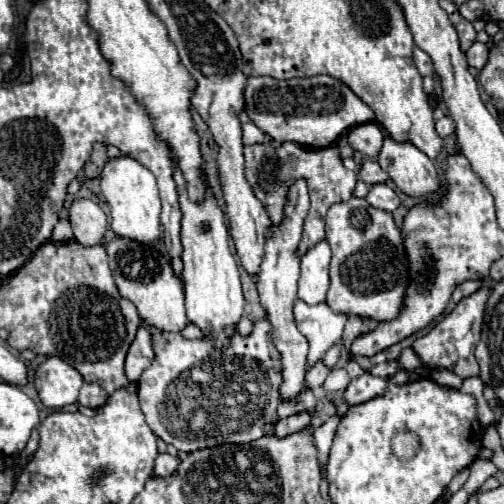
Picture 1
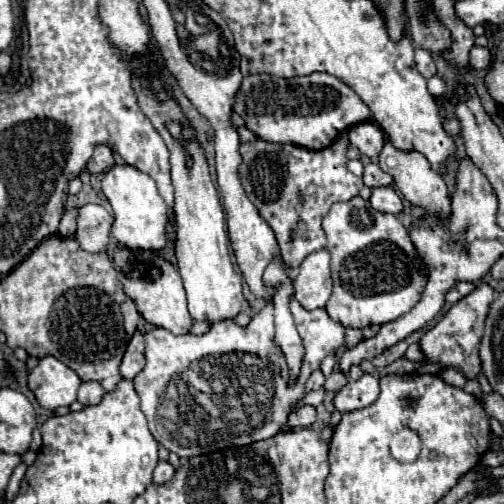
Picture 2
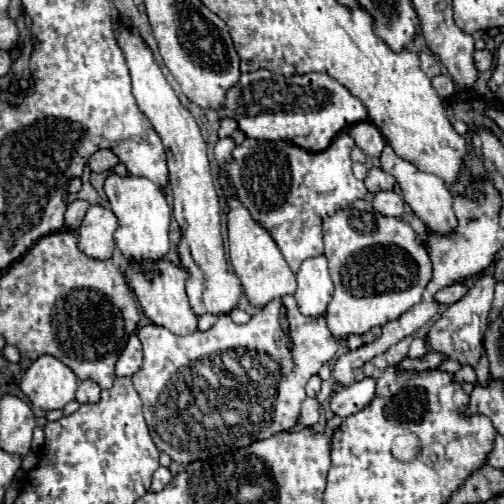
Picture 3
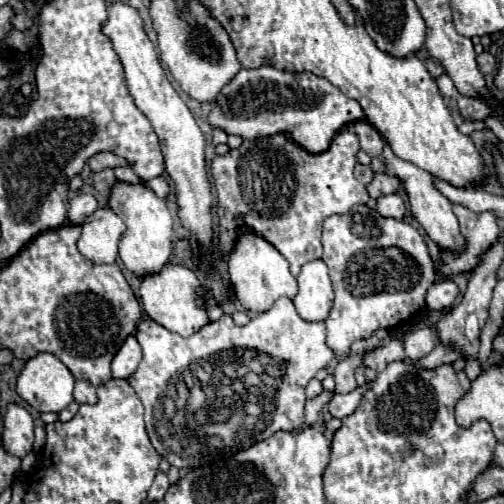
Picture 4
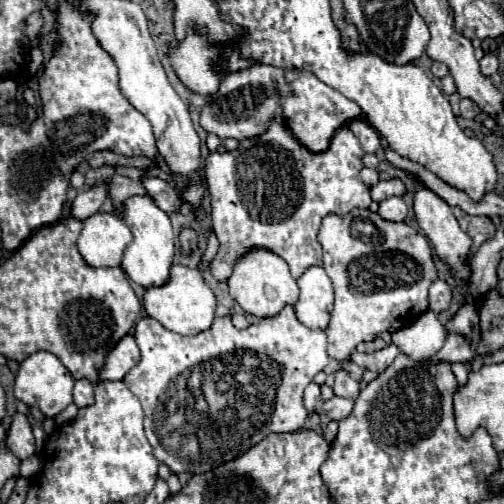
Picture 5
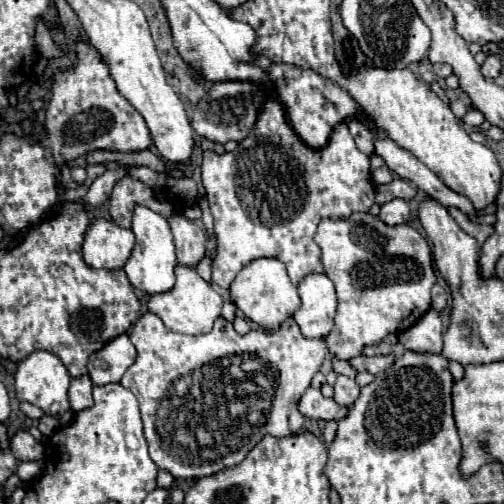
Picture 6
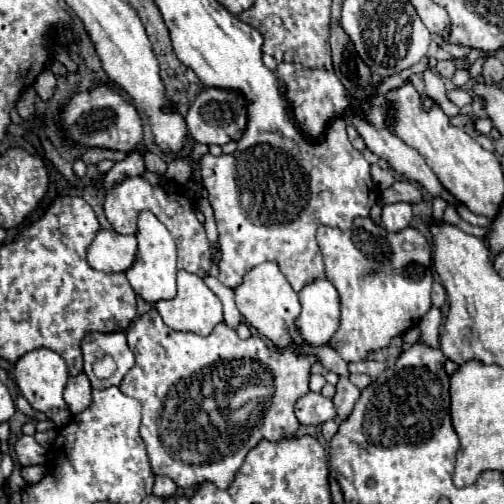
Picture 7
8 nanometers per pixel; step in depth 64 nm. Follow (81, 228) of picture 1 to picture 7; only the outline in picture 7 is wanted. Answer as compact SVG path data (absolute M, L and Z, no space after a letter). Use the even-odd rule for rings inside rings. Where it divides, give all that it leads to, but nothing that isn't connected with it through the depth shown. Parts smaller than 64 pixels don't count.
M100 228L88 246L86 260L92 268L102 272L126 272L136 258L136 236L118 234Z

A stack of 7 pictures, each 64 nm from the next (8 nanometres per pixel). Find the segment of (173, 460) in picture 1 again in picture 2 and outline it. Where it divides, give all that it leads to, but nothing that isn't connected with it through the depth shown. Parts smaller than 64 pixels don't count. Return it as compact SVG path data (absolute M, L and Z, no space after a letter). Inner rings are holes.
M160 460L156 470L154 470L154 484L164 484L174 476L174 466L168 460Z

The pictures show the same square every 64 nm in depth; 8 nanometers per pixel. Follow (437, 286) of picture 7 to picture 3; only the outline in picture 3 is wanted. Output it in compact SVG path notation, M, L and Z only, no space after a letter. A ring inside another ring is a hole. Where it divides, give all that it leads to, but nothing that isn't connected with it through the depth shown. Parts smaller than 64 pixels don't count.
M452 284L452 286L448 286L448 288L442 288L440 292L436 292L436 300L440 302L440 304L454 304L454 302L458 302L464 294L468 292L468 288L464 286L464 284Z

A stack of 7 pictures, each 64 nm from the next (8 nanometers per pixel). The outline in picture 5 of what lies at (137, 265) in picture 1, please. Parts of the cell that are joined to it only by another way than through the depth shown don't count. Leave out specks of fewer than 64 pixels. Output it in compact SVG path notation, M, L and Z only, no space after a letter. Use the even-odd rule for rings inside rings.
M174 264L170 268L168 282L164 282L162 286L148 286L144 290L144 310L148 312L148 316L158 320L164 328L182 336L192 336L202 330L208 330L214 320L214 308L216 296L206 286L202 274L196 268Z

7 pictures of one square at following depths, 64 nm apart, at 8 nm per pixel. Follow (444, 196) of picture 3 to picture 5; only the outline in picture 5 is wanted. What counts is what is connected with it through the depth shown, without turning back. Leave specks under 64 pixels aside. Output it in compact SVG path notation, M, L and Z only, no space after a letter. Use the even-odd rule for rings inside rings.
M414 182L414 214L416 214L416 222L422 228L422 232L428 236L428 240L434 244L438 256L456 272L456 278L460 280L468 280L470 276L470 268L468 268L468 252L472 246L472 240L466 232L460 230L456 216L452 214L452 208L432 190L428 190L422 182Z

